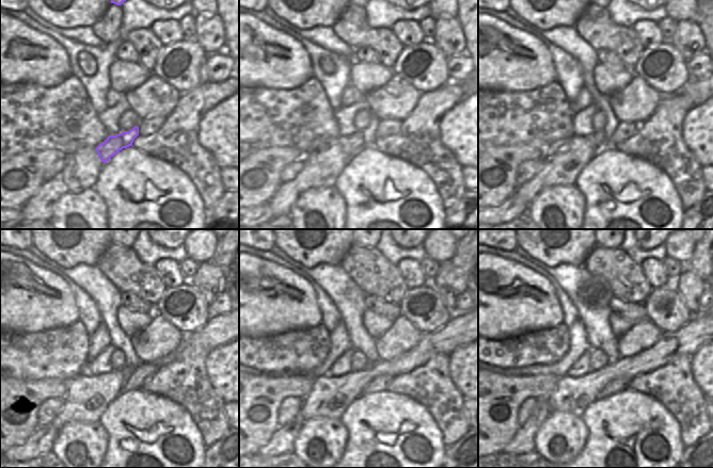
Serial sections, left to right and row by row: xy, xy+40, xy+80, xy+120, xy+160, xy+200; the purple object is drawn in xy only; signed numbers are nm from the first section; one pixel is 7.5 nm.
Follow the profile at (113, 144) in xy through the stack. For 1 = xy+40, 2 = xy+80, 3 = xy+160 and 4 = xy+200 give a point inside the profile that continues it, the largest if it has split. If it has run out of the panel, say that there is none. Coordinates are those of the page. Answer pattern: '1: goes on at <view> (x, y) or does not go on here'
1: goes on at xy+40 (354, 143)
2: goes on at xy+80 (600, 100)
3: goes on at xy+160 (362, 341)
4: goes on at xy+200 (602, 337)

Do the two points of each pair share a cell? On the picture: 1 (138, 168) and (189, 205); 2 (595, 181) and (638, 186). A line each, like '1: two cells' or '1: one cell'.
1: one cell
2: one cell

